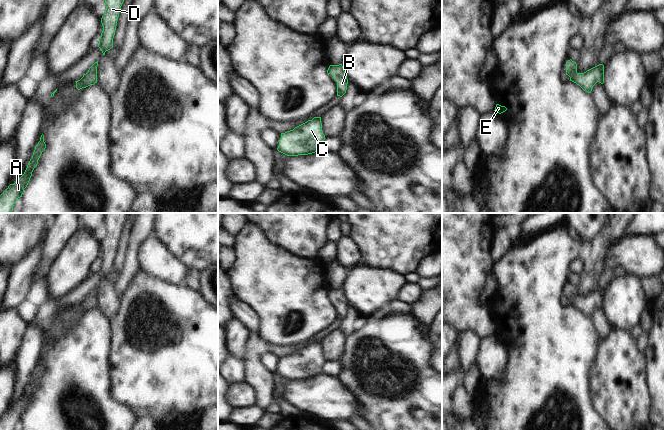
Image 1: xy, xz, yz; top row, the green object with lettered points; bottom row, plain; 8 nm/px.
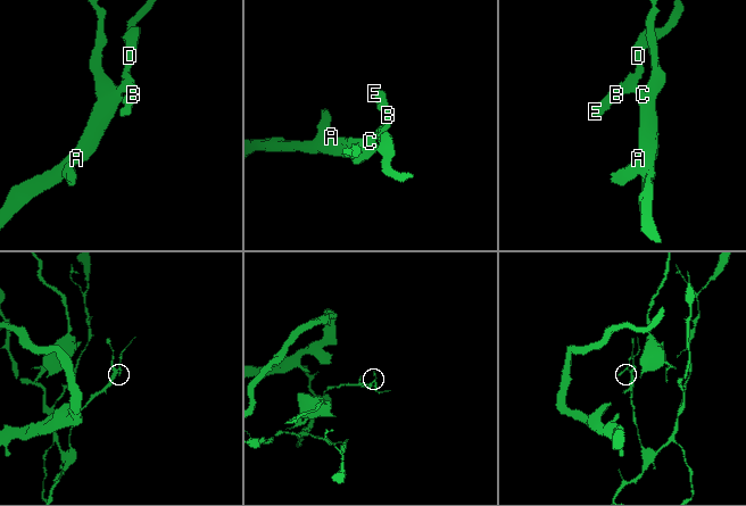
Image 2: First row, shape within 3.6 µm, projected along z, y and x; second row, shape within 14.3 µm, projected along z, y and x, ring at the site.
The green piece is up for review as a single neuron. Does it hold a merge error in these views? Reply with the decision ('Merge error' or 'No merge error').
No merge error.

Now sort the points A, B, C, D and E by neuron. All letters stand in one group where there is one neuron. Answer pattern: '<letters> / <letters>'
A B C D E

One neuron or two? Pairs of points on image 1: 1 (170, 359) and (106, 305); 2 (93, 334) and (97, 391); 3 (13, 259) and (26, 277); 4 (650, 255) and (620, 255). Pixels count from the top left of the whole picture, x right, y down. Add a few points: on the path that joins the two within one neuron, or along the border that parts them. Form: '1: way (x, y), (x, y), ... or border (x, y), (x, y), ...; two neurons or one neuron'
1: border (120, 298), (118, 309), (110, 318); two neurons
2: way (93, 348), (93, 377); one neuron
3: border (35, 249), (13, 268); two neurons
4: way (643, 255), (627, 255); one neuron

